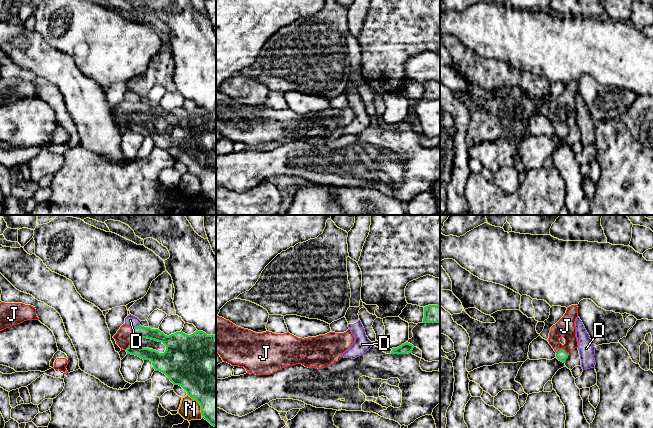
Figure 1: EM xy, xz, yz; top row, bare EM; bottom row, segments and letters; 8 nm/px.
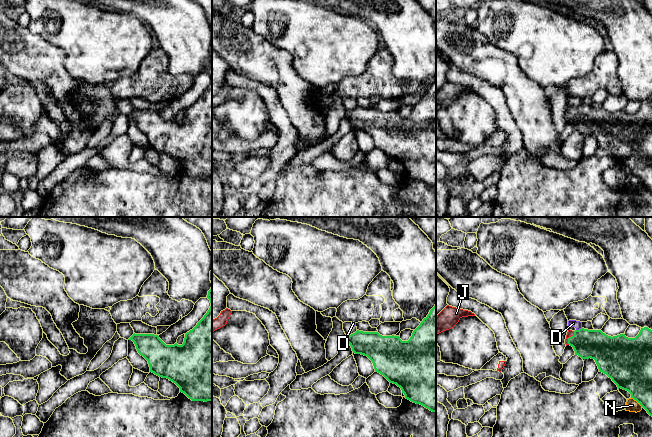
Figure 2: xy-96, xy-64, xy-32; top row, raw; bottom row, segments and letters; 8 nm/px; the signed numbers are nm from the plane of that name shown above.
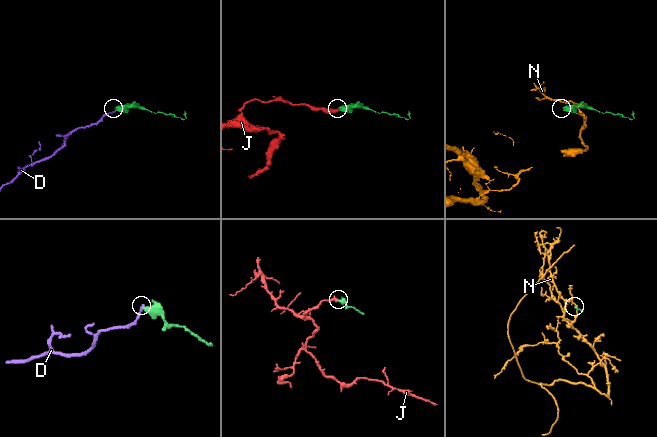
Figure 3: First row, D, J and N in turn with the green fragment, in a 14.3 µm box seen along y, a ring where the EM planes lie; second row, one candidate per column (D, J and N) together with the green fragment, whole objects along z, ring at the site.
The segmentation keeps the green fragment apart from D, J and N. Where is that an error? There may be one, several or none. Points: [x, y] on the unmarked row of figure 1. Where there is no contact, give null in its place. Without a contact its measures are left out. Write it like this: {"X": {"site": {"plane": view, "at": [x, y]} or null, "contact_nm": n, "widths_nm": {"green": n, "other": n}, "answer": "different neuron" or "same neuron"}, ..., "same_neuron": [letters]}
{"D": {"site": {"plane": "xy", "at": [135, 103]}, "contact_nm": 70, "widths_nm": {"green": 100, "other": 90}, "answer": "different neuron"}, "J": {"site": {"plane": "xy", "at": [131, 110]}, "contact_nm": 120, "widths_nm": {"green": 100, "other": 110}, "answer": "same neuron"}, "N": {"site": {"plane": "xy", "at": [199, 179]}, "contact_nm": 220, "widths_nm": {"green": 480, "other": 170}, "answer": "different neuron"}, "same_neuron": ["J"]}

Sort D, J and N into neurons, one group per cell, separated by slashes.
D / J / N

